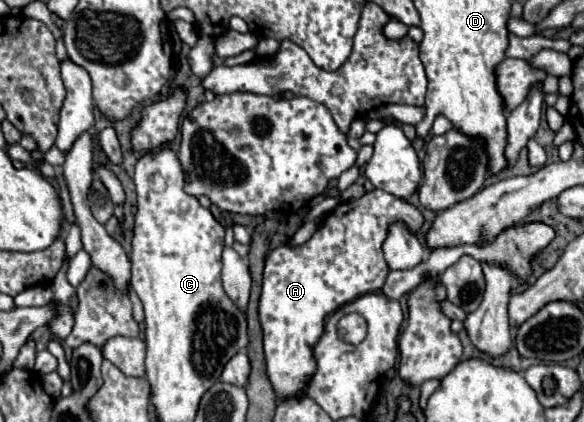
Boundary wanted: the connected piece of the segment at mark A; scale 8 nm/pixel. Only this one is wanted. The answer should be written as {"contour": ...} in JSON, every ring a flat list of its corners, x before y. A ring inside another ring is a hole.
{"contour":[[373,190,355,202,341,202,305,244,291,246,287,242,265,256,259,319,263,326,267,374,279,402,285,396,301,394,309,376,315,372,311,348,323,334,325,316,361,294,383,288,389,266,383,258,381,244,393,220,403,220,413,232,423,224,423,216,415,206,389,192]]}

